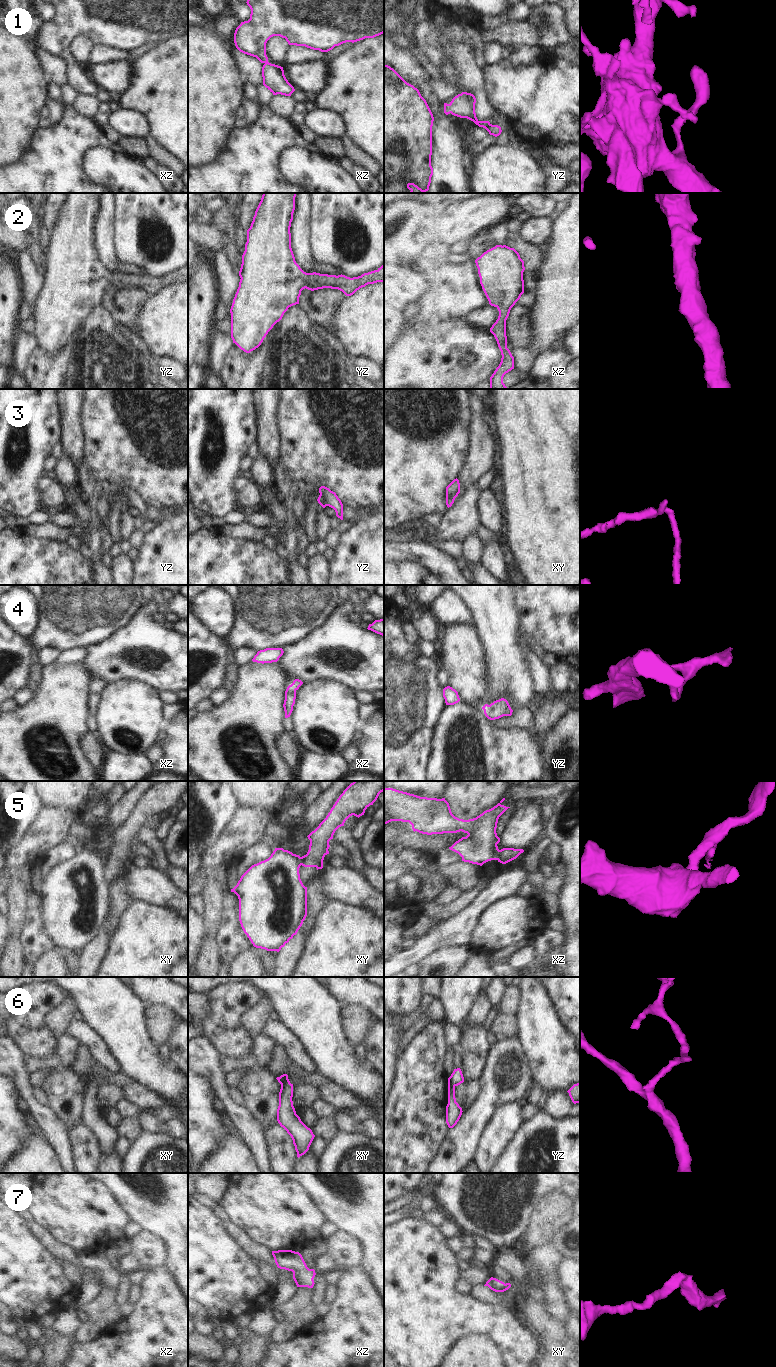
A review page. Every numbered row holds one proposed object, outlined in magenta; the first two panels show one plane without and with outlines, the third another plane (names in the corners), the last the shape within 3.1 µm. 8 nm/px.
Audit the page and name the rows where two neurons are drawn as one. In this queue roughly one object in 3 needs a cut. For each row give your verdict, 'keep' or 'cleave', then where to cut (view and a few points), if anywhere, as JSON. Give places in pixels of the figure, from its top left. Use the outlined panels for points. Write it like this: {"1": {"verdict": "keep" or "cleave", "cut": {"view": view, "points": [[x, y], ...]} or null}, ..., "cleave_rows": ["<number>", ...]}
{"1": {"verdict": "keep", "cut": null}, "2": {"verdict": "keep", "cut": null}, "3": {"verdict": "cleave", "cut": {"view": "yz", "points": [[320, 494], [327, 505]]}}, "4": {"verdict": "keep", "cut": null}, "5": {"verdict": "cleave", "cut": {"view": "xz", "points": [[499, 850], [496, 859]]}}, "6": {"verdict": "keep", "cut": null}, "7": {"verdict": "keep", "cut": null}, "cleave_rows": ["3", "5"]}

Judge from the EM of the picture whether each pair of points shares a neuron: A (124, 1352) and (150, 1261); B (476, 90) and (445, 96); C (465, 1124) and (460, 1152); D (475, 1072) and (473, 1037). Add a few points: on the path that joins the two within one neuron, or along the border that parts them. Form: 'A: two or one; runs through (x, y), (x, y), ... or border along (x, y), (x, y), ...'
A: two; border along (163, 1266), (157, 1266), (148, 1270)
B: one; runs through (468, 87), (453, 89)
C: one; runs through (465, 1131), (465, 1136), (460, 1145)
D: one; runs through (473, 1063), (473, 1046)

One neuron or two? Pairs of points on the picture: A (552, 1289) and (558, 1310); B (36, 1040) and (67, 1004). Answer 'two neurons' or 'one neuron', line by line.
A: one neuron
B: two neurons

